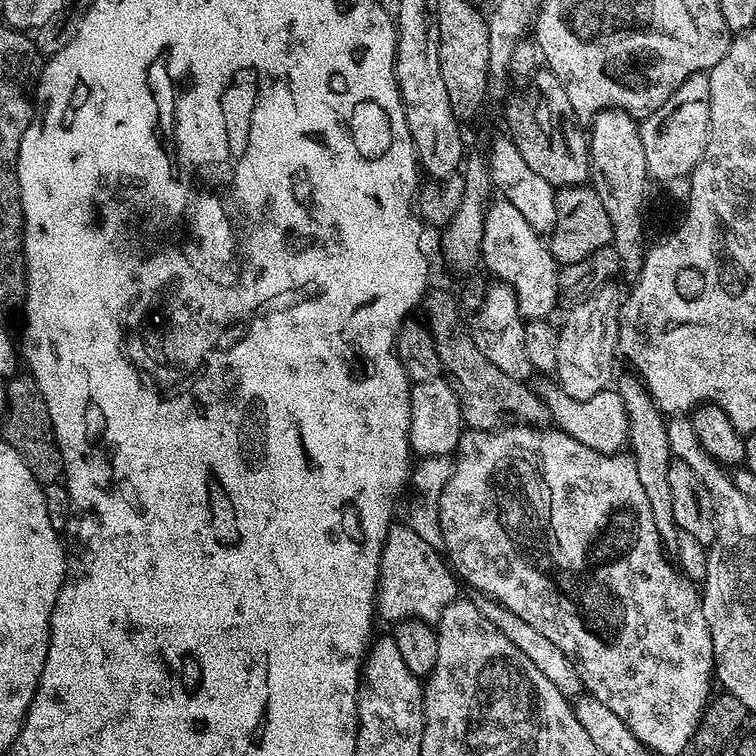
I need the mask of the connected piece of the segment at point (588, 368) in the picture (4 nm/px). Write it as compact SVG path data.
M612 282L603 285L604 290L598 294L593 294L584 301L576 302L568 312L568 318L563 325L559 325L558 331L558 362L556 363L555 375L564 372L564 380L558 384L563 391L568 388L565 394L572 392L570 398L577 400L591 400L594 398L592 392L598 394L596 388L608 380L608 364L618 364L618 341L620 339L620 318L622 315L622 295Z

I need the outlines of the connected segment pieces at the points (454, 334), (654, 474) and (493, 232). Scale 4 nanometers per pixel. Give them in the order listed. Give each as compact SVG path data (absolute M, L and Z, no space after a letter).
M436 286L429 287L422 297L423 319L432 332L440 358L440 367L450 377L450 383L460 400L460 415L463 416L465 425L477 432L494 432L492 424L503 430L516 425L530 426L534 420L545 420L547 425L553 423L552 413L544 416L548 405L536 404L535 391L530 390L521 381L510 378L478 350L474 342L469 325L460 321L461 309L455 295Z
M633 378L619 385L618 391L626 406L628 422L634 422L634 442L630 445L630 455L636 462L638 478L646 489L646 498L650 502L650 510L654 514L654 526L658 526L658 534L665 549L676 547L676 515L674 506L678 503L670 494L670 465L673 454L668 448L667 426L665 413L656 406L655 400L649 394L639 379Z
M507 200L500 201L501 203L498 206L498 214L492 214L492 212L487 213L484 219L484 232L483 232L483 240L482 246L480 247L481 252L481 261L483 267L490 268L497 276L496 278L505 284L509 284L511 288L514 290L516 294L516 301L518 302L520 315L523 316L527 321L529 320L544 320L549 319L552 316L552 312L556 308L556 302L560 300L559 298L559 285L560 285L560 265L553 258L551 249L542 242L543 237L534 230L532 226L526 221L526 218L523 217L521 213L517 209L514 208L513 204L508 202Z

